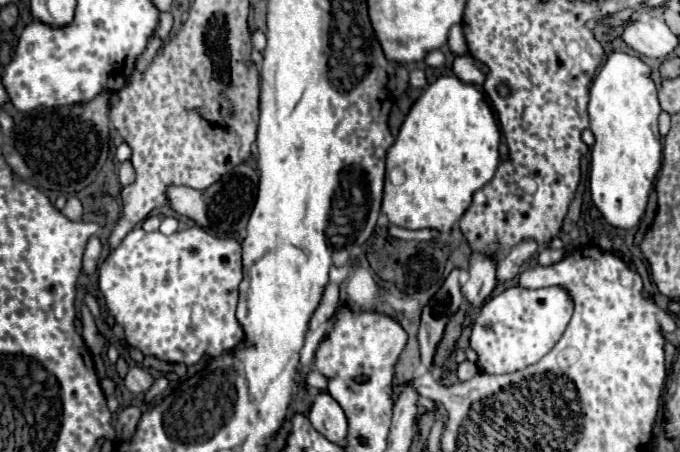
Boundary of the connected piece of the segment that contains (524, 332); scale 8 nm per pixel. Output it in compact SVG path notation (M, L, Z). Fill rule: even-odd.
M510 287L494 295L482 305L472 325L470 347L478 353L478 369L496 375L512 373L536 363L558 343L570 317L572 303L568 303L568 293L562 287L544 287L532 291Z

